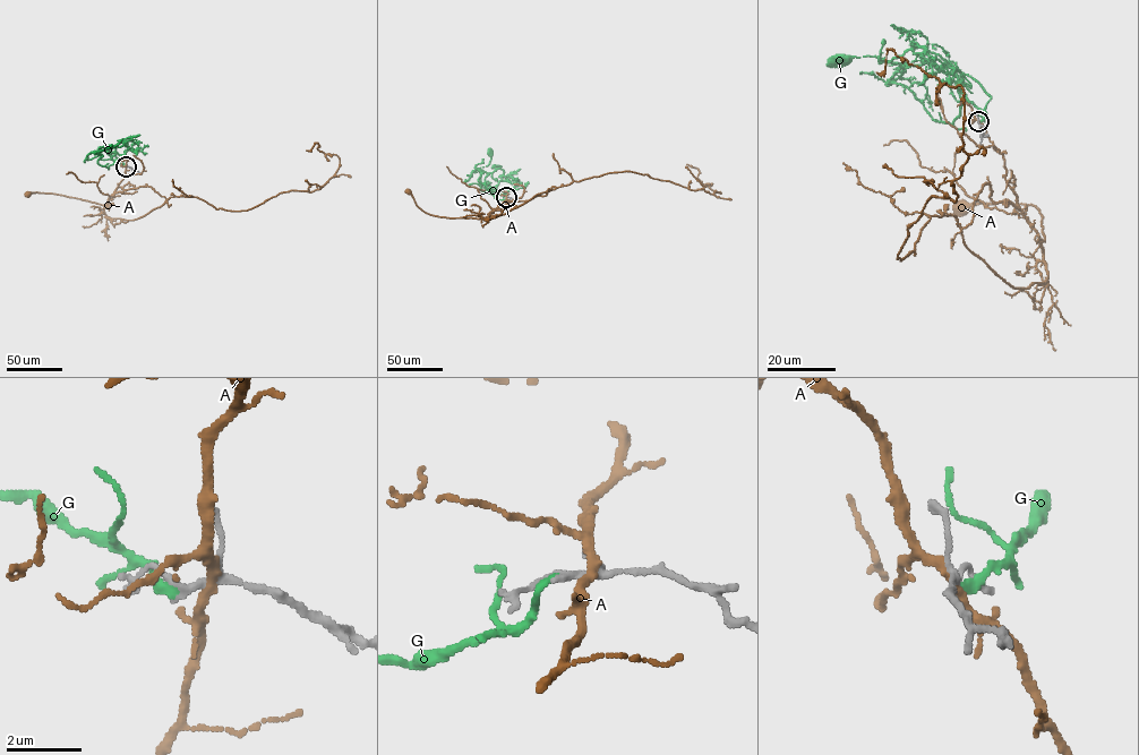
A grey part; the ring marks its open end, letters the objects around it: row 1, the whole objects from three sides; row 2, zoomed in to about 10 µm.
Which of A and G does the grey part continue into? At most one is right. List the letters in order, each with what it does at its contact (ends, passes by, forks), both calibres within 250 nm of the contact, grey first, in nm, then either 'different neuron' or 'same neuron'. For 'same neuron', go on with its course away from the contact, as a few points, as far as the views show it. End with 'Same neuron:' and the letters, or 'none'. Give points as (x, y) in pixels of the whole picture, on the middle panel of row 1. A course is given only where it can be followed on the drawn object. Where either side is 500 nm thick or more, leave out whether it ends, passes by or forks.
A: it passes by; 160 nm thick on the grey side, 240 nm on the other; different neuron
G: it ends there; 170 nm thick on the grey side, 200 nm on the other; same neuron; it runs (506, 197), (496, 198), (486, 188), (485, 179), (495, 169), (489, 163), (489, 152)
Same neuron: G

